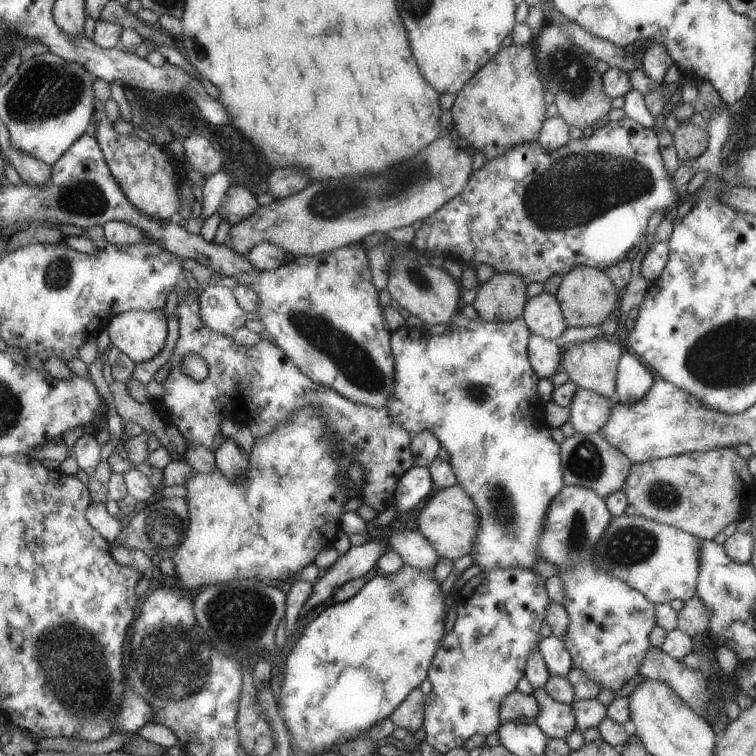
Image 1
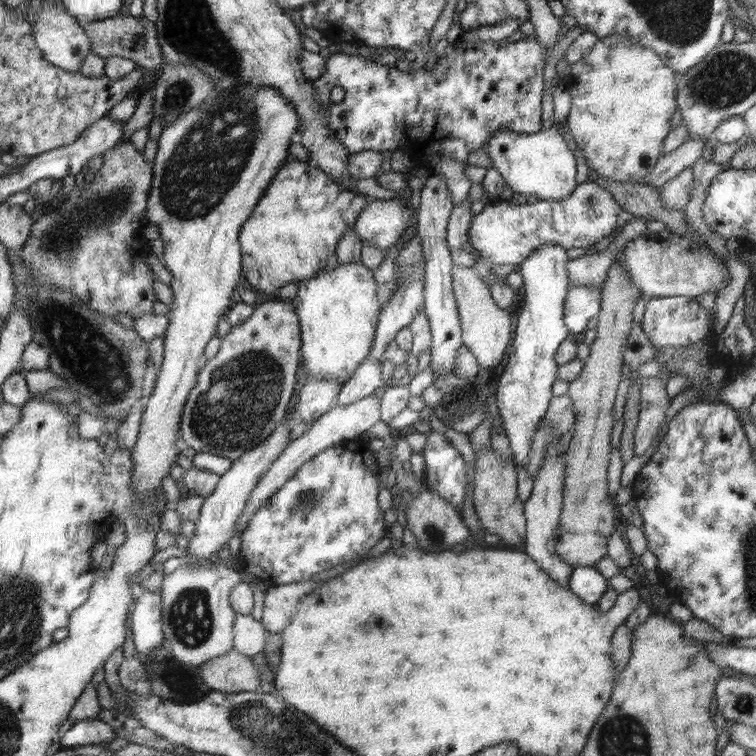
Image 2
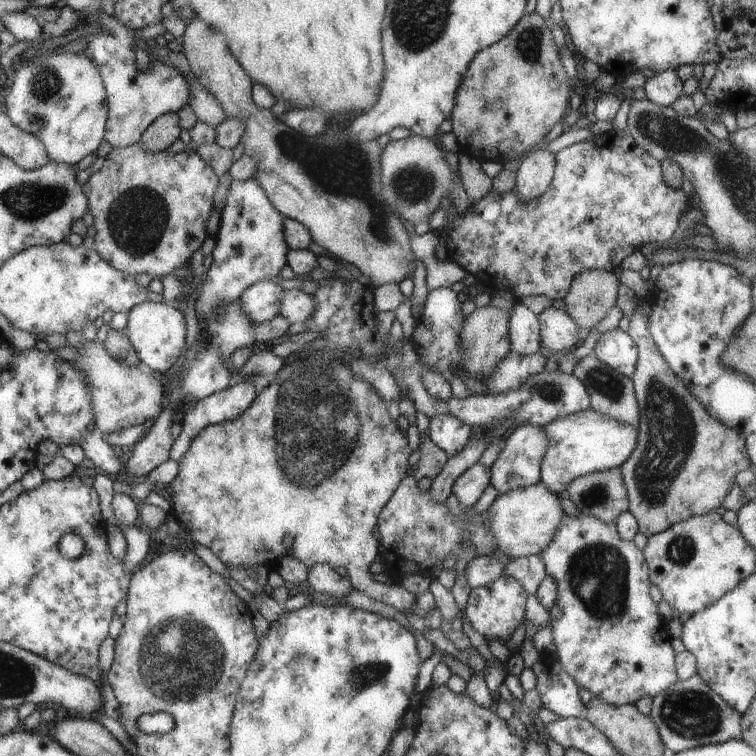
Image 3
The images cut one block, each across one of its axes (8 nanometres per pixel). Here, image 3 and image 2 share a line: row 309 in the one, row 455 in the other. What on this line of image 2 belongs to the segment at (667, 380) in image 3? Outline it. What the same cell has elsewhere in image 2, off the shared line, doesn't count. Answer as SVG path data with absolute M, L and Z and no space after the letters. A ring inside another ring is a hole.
M657 376L640 377L640 412L634 431L634 454L640 456L652 446L668 410L668 394Z

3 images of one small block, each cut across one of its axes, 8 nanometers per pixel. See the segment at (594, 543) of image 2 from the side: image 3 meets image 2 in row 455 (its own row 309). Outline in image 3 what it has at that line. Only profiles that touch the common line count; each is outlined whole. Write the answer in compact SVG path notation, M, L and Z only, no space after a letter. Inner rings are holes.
M587 270L576 275L563 298L564 310L571 313L586 332L597 326L616 304L618 276L605 270Z

